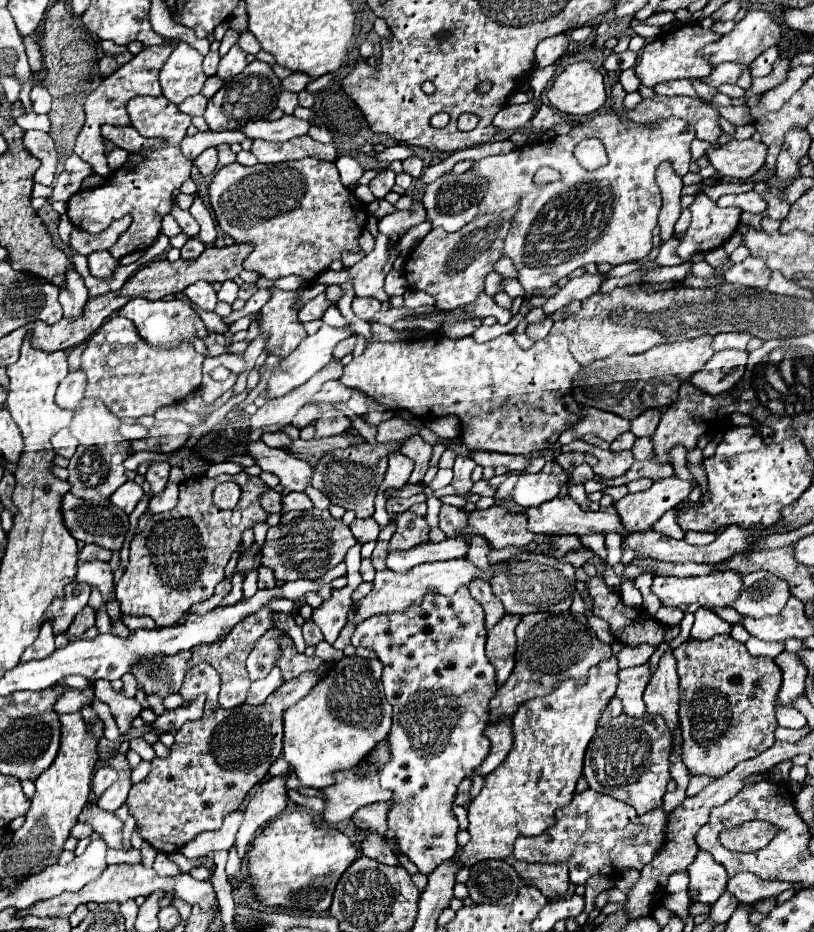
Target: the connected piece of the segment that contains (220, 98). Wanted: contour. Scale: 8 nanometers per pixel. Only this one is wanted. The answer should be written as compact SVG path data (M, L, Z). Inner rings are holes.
M253 60L239 76L227 80L221 86L221 90L213 98L209 98L205 120L213 132L221 132L221 130L235 130L239 124L245 124L249 118L251 120L267 118L267 114L277 108L279 88L281 80L273 74L271 66L261 60Z

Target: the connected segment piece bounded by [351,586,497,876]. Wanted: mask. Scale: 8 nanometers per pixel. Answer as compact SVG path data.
M459 588L453 596L427 594L421 604L413 604L403 612L389 612L383 616L371 616L357 624L351 636L353 646L365 646L377 654L383 662L383 686L393 706L393 726L389 732L391 758L381 770L383 788L393 790L391 808L387 812L389 828L397 832L401 852L417 866L421 874L431 874L439 864L451 860L457 846L459 822L453 816L453 800L459 782L473 774L473 770L485 760L491 742L483 736L489 722L487 704L497 692L495 668L485 656L485 612L471 598L469 588Z

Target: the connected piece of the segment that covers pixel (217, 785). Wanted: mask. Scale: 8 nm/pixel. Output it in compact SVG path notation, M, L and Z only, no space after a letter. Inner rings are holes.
M199 664L187 672L181 694L185 698L195 698L199 692L205 692L205 714L195 722L185 722L175 732L169 756L153 758L147 778L133 784L127 798L129 814L135 816L141 838L157 852L179 852L197 834L221 828L223 818L241 806L247 792L267 776L269 766L279 758L283 712L307 696L307 692L319 682L313 672L305 672L297 680L281 684L265 704L243 704L223 710L217 702L219 688L209 684L209 678L219 678L217 670L209 664Z

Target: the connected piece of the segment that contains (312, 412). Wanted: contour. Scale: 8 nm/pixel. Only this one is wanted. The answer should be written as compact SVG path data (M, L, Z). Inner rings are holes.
M305 404L299 412L297 412L297 416L293 418L293 426L295 428L305 428L307 424L313 424L317 418L319 418L319 412L321 412L321 406L319 404Z

